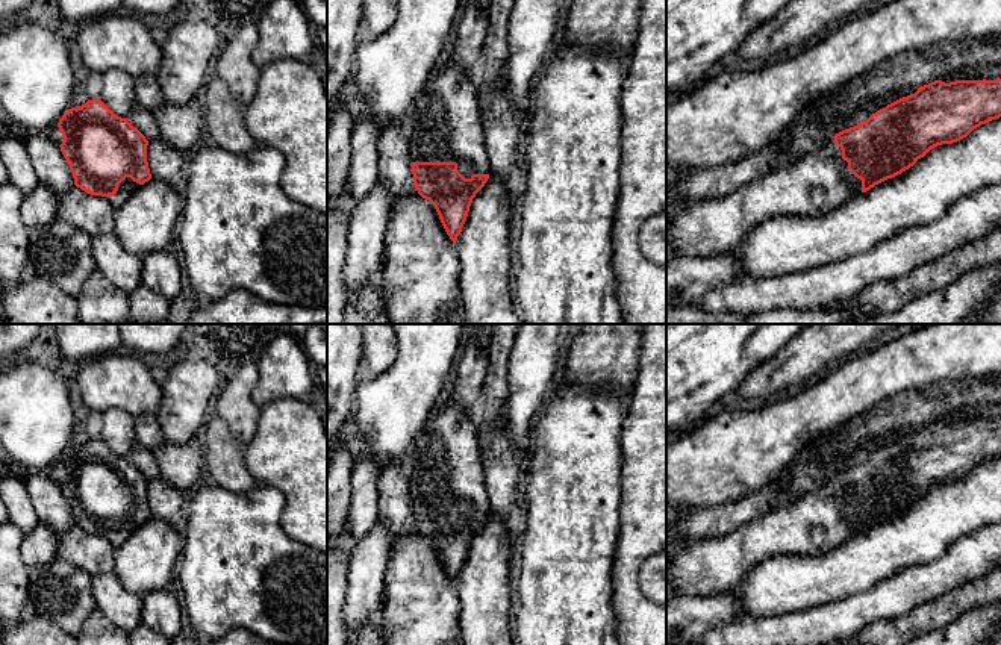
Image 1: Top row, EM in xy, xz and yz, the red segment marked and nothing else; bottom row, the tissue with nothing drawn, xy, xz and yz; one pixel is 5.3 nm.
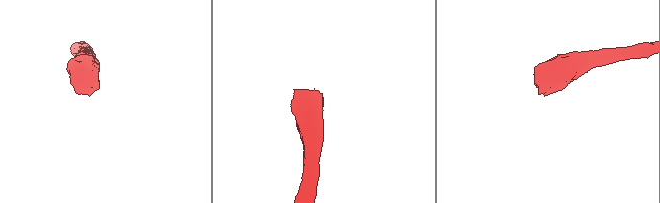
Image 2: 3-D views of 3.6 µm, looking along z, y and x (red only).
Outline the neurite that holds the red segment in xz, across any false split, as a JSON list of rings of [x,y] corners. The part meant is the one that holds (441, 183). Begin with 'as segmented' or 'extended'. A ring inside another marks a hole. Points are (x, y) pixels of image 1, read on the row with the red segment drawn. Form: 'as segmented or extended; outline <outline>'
extended; outline [[[450,62],[439,74],[432,76],[397,126],[409,142],[415,189],[435,206],[447,235],[456,242],[472,198],[491,174],[477,85],[469,80],[469,74]]]

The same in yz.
extended; outline [[[1001,79],[956,80],[945,83],[934,80],[918,88],[915,94],[903,97],[872,114],[866,121],[842,130],[830,138],[818,151],[798,157],[768,173],[760,182],[750,182],[724,198],[712,198],[678,206],[666,220],[666,242],[677,256],[709,257],[730,251],[756,226],[778,217],[824,215],[845,201],[869,191],[875,185],[892,179],[916,164],[931,148],[953,144],[966,138],[974,129],[1001,117]]]

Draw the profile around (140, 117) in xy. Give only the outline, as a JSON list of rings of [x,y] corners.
[[[135,101],[130,114],[126,118],[133,127],[136,127],[147,141],[154,141],[161,138],[161,130],[157,127],[157,123],[153,117],[153,112],[142,108]]]

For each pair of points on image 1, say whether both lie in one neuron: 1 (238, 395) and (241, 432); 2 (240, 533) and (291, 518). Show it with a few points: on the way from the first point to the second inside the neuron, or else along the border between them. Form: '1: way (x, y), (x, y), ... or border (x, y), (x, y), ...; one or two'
1: way (238, 405), (241, 423); one
2: border (270, 486), (285, 498), (280, 527), (306, 544); two

